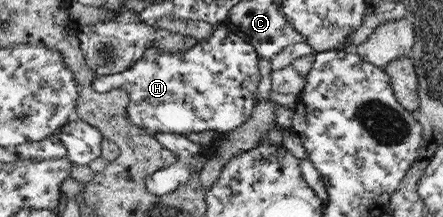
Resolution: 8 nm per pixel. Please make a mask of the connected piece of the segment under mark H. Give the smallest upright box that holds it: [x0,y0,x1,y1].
[94,25,260,136]

